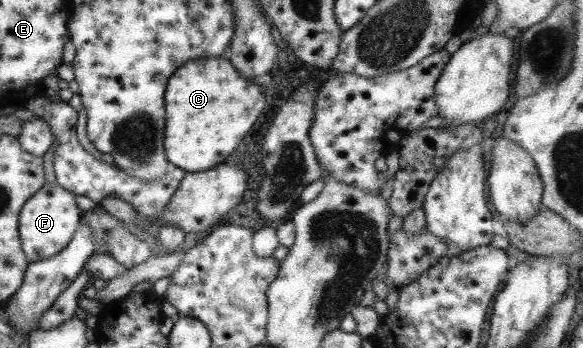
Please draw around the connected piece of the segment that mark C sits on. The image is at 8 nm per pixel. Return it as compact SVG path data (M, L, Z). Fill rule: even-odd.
M198 58L183 63L168 77L164 89L164 139L169 164L185 173L217 167L236 149L264 107L258 85L242 79L227 59Z

